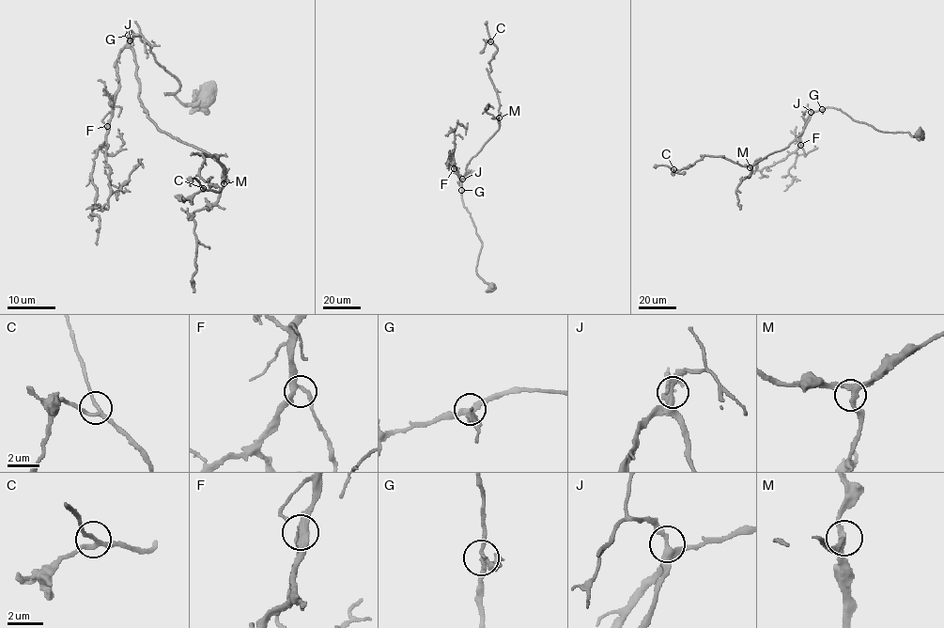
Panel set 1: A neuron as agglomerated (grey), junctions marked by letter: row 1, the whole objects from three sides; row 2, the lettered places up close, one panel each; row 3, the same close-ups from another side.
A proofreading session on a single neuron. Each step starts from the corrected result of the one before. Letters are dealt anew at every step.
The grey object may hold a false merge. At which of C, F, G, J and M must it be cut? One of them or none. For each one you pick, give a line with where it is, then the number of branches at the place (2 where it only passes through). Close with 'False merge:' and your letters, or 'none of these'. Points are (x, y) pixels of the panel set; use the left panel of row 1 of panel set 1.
False merge: none of these

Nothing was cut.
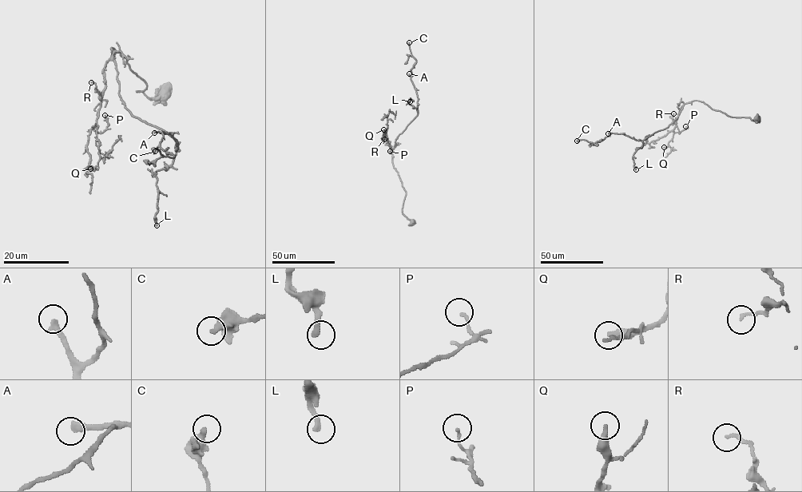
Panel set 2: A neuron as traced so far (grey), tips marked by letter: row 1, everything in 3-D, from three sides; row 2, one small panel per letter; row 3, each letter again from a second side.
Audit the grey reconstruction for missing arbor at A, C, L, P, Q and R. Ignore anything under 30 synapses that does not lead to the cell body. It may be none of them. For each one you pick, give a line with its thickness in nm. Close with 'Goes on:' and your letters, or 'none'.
A: 320 nm
L: 280 nm
Goes on: A, L

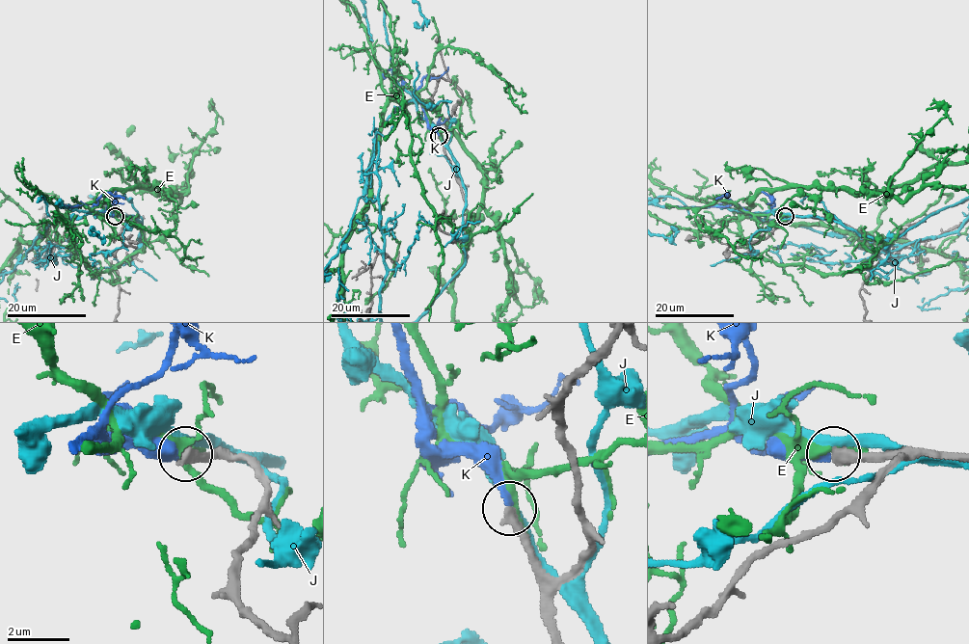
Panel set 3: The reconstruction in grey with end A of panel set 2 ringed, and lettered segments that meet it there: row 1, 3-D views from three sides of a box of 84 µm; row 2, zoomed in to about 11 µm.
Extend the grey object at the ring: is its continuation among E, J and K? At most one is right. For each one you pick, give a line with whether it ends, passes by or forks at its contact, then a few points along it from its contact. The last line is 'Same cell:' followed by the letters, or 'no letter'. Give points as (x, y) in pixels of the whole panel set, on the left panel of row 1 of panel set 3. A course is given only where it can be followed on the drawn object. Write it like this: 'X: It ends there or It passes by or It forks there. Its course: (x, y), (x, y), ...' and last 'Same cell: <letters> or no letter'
K: It ends there
Same cell: K

